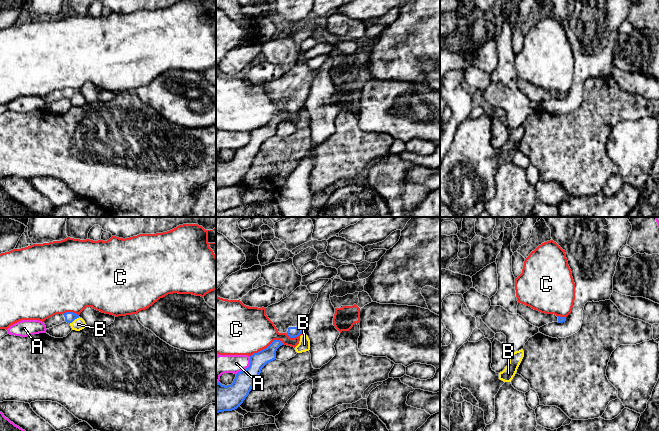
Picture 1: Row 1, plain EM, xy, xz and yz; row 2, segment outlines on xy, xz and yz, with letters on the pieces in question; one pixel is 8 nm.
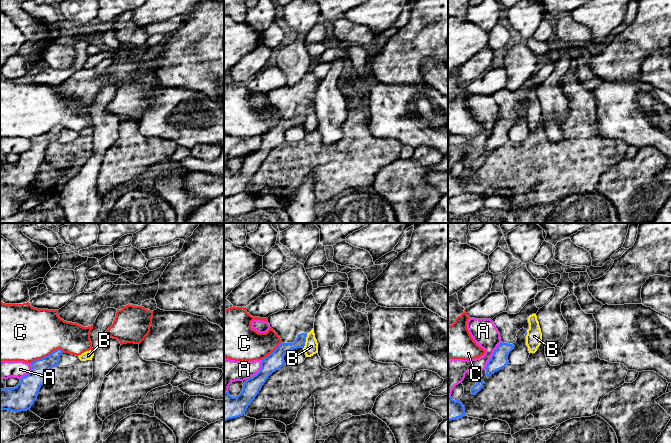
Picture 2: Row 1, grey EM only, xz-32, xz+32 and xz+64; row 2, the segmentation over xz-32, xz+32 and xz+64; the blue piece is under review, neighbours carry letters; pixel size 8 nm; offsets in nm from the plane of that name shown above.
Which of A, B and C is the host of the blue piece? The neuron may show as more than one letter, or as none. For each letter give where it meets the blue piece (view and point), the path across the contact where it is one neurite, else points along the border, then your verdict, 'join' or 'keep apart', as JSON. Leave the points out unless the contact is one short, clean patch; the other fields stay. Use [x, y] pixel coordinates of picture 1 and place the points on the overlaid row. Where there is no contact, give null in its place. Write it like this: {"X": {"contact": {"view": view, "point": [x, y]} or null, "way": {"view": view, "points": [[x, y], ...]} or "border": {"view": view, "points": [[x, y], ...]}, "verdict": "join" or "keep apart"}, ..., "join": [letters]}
{"A": {"contact": {"view": "xz", "point": [248, 367]}, "verdict": "keep apart"}, "B": {"contact": {"view": "xy", "point": [74, 319]}, "border": {"view": "xy", "points": [[79, 317], [69, 323]]}, "verdict": "keep apart"}, "C": {"contact": {"view": "xz", "point": [267, 347]}, "verdict": "keep apart"}, "join": []}

